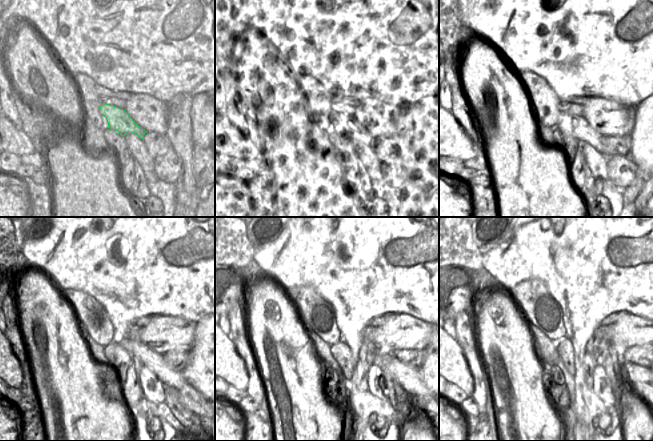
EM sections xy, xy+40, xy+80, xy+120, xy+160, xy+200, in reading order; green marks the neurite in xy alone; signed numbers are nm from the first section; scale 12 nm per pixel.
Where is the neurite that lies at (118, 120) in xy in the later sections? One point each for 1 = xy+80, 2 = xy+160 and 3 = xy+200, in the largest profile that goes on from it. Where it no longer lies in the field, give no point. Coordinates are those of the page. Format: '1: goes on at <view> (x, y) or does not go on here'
1: goes on at xy+80 (576, 126)
2: goes on at xy+160 (410, 378)
3: goes on at xy+200 (642, 378)

